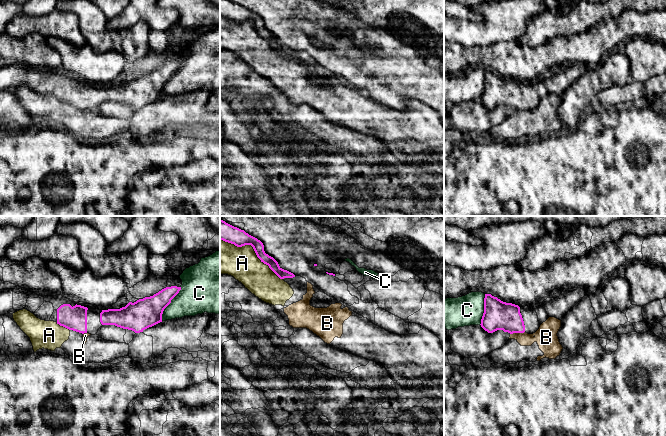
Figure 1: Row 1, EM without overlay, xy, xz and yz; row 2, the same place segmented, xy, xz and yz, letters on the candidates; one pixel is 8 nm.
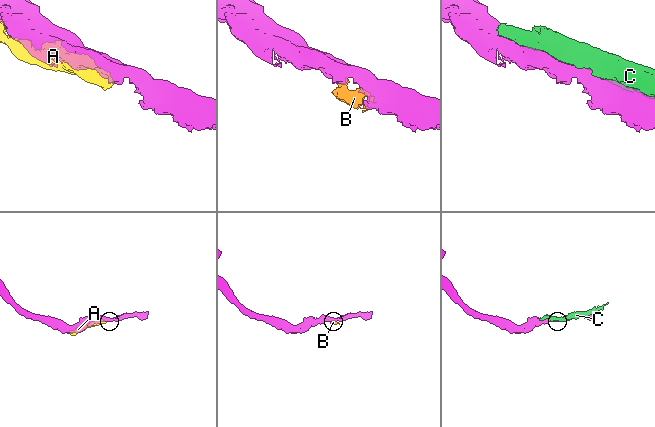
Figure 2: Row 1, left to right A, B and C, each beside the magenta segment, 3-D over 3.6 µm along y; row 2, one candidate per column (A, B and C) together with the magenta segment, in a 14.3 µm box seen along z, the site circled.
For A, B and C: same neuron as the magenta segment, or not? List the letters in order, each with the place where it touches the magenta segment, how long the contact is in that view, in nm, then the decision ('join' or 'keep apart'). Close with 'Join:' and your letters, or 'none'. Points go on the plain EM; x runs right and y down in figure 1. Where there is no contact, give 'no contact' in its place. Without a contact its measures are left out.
A: meets magenta in xz at (253, 24); contact 600 nm long; keep apart
B: meets magenta in yz at (517, 108); contact 120 nm long; keep apart
C: meets magenta in xy at (169, 79); contact 320 nm long; keep apart
Join: none

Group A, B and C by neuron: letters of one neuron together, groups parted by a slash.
A B / C

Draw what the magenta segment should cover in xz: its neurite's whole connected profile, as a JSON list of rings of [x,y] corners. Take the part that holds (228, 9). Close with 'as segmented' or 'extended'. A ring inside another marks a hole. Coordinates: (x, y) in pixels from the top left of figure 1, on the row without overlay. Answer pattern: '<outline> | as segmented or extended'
[[[220,0],[220,16],[234,20],[237,23],[251,21],[257,33],[280,54],[293,54],[295,51],[282,45],[278,38],[265,29],[263,19],[257,14],[249,11],[244,6],[234,3],[230,0]]] | as segmented

